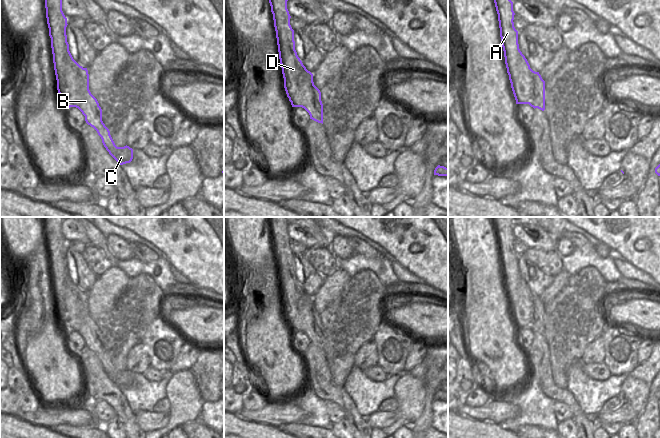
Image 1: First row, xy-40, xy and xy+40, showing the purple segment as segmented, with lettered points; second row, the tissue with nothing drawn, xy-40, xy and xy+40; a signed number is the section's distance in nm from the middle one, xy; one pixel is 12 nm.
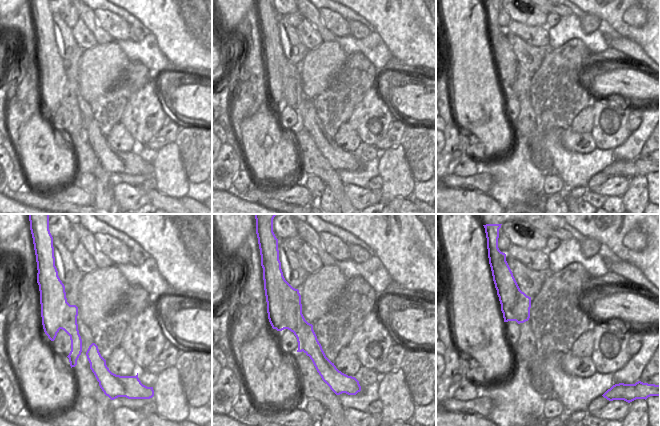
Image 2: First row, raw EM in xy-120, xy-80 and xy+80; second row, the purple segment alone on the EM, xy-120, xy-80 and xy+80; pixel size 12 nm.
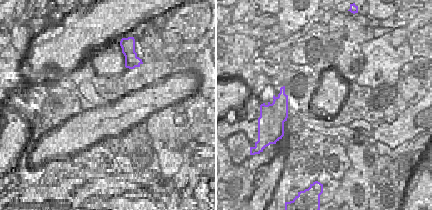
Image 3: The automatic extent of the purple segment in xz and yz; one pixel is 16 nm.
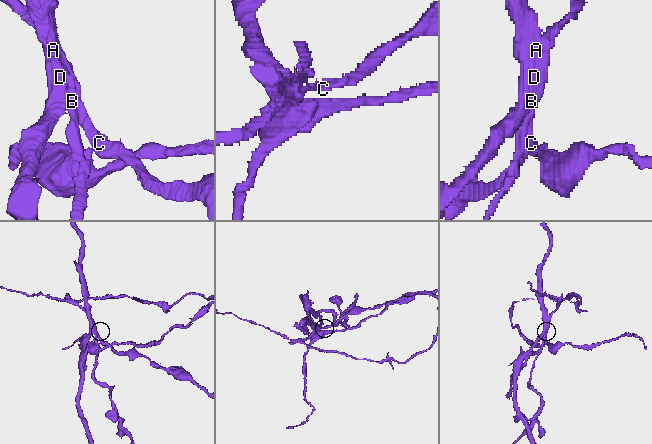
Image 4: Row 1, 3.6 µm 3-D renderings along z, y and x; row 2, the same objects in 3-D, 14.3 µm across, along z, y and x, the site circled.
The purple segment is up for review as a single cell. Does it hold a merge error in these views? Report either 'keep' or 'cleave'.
cleave

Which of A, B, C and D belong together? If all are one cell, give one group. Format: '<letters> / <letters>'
A / B C D

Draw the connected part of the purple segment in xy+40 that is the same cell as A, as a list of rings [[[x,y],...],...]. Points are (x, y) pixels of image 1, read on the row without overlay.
[[[504,217],[493,221],[498,238],[501,267],[504,275],[506,292],[511,291],[511,278],[519,272],[518,255],[514,251],[513,226]]]

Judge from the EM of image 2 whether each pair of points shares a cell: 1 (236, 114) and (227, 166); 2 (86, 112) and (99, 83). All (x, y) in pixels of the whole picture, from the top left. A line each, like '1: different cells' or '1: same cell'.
1: different cells
2: different cells

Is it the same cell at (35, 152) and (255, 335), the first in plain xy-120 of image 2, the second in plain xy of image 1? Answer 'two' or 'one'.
one

